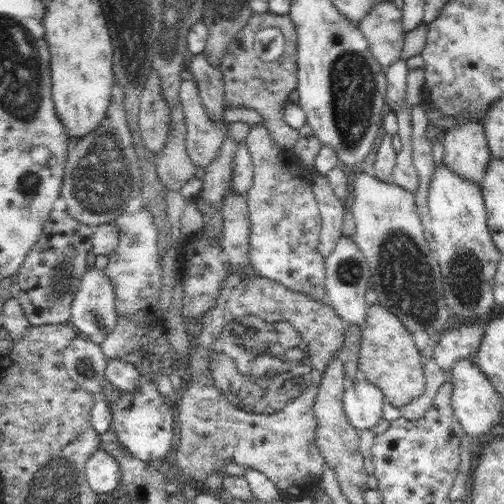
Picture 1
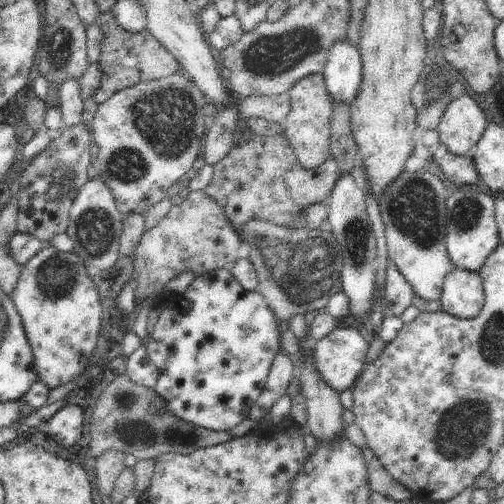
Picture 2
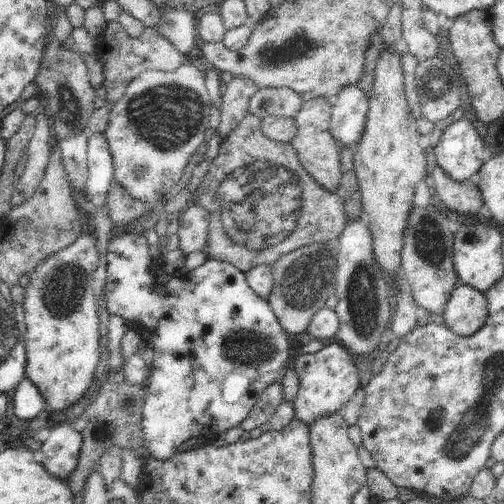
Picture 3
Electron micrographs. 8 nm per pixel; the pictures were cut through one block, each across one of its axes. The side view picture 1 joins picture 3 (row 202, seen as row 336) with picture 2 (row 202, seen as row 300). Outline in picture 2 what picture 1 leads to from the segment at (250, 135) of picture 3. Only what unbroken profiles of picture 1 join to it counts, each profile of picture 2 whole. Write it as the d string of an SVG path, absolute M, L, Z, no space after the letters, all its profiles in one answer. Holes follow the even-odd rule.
M281 134L271 138L251 136L247 142L233 146L225 158L213 166L213 178L203 192L221 206L237 234L251 220L273 222L293 230L301 228L301 216L309 206L329 200L337 180L339 168L335 160L327 158L319 168L305 170L299 166L289 140Z

